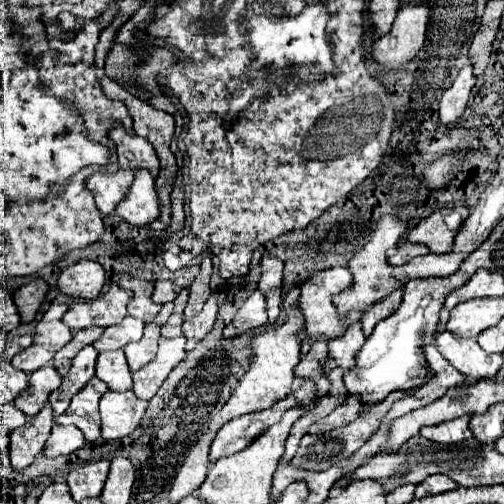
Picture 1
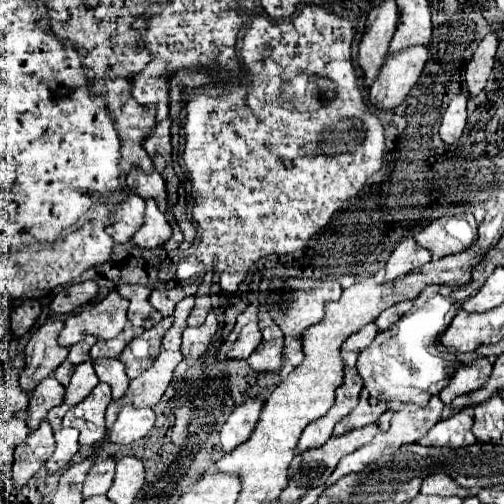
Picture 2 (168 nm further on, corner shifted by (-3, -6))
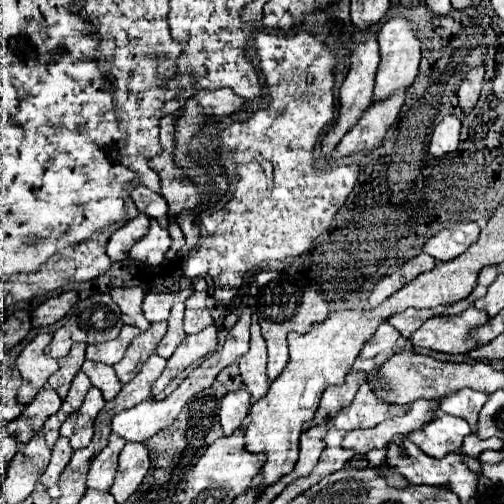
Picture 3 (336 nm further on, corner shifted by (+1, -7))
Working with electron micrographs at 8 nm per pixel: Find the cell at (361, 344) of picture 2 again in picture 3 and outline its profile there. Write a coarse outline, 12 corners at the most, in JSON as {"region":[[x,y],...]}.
{"region":[[388,322],[364,344],[360,358],[374,358],[394,348],[400,332]]}

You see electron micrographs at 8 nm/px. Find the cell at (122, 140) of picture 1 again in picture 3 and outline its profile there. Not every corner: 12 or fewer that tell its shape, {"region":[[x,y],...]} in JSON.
{"region":[[138,186],[136,208],[168,228],[168,204],[160,194]]}

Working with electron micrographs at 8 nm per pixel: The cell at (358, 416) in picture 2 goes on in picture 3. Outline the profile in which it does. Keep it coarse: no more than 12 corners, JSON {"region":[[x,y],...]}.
{"region":[[360,386],[354,402],[334,418],[344,432],[374,428],[406,414],[410,406],[390,404]]}

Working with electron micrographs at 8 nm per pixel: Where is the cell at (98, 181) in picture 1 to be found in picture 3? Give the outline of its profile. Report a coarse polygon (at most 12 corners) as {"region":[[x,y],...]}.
{"region":[[142,214],[108,240],[108,258],[122,262],[146,236],[150,220]]}

